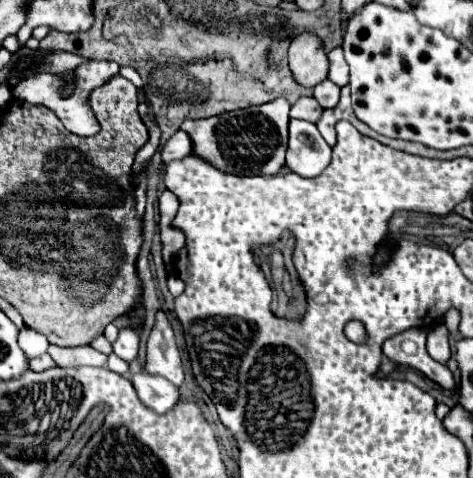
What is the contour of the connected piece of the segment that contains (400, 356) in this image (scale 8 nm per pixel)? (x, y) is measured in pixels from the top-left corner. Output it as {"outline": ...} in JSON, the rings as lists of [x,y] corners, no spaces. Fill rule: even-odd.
{"outline":[[[409,329],[385,339],[381,349],[393,363],[413,367],[423,375],[427,375],[431,381],[439,383],[443,389],[453,391],[455,389],[453,373],[447,369],[447,365],[441,365],[429,357],[425,349],[425,335],[427,335],[425,329]]]}

